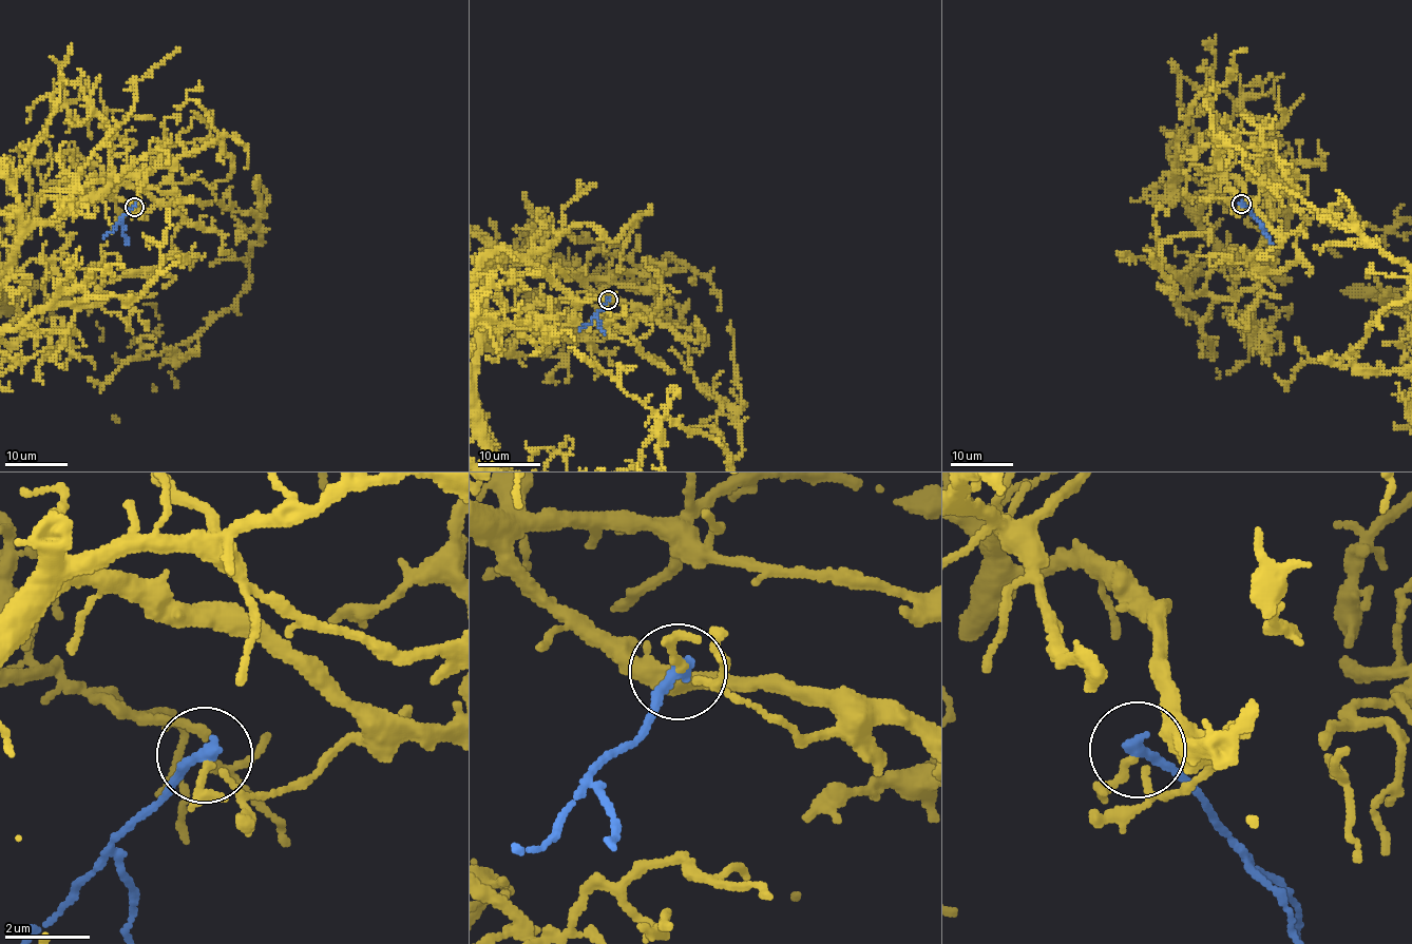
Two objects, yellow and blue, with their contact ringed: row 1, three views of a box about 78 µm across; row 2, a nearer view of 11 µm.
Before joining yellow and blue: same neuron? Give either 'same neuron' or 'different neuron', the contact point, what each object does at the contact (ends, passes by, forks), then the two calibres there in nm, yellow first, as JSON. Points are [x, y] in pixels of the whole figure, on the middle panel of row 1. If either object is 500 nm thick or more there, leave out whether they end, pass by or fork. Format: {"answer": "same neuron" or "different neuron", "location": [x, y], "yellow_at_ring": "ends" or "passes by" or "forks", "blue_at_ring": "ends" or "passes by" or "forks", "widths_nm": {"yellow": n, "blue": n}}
{"answer": "different neuron", "location": [608, 300], "yellow_at_ring": "passes by", "blue_at_ring": "ends", "widths_nm": {"yellow": 140, "blue": 320}}

